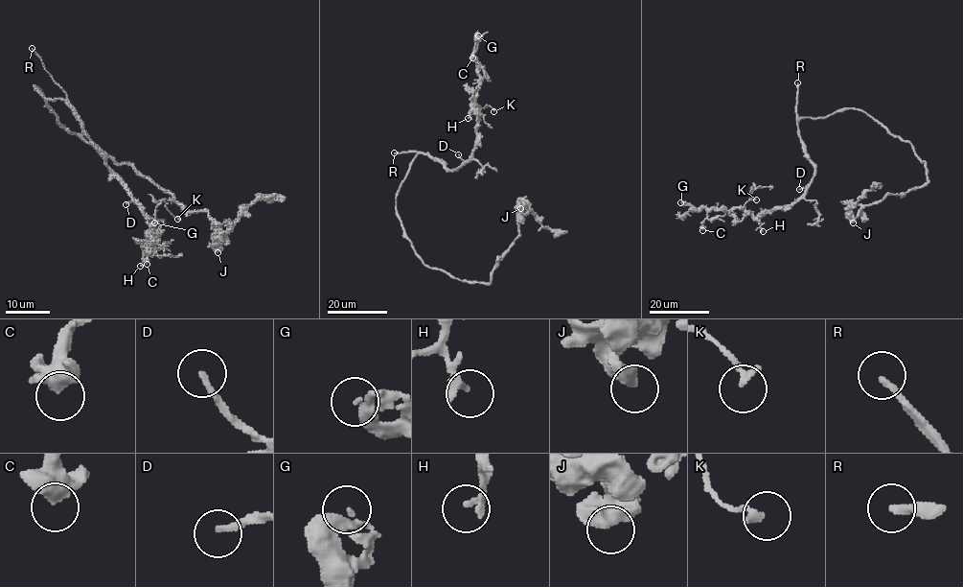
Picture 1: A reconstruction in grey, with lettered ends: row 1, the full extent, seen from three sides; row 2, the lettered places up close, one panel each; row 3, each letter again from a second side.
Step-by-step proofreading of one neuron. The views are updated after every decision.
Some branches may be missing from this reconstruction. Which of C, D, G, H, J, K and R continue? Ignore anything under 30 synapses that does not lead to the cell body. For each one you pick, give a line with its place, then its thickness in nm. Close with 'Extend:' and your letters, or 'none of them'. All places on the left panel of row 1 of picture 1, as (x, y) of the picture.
D: (126, 204) | 150 nm
G: (154, 223) | 320 nm
R: (32, 48) | 220 nm
Extend: D, G, R

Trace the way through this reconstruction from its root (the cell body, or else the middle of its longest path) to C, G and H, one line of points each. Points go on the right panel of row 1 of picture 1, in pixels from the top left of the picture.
C: (854, 109), (799, 121), (802, 148), (813, 168), (799, 198), (756, 217), (737, 207), (711, 210), (702, 230)
G: (854, 109), (799, 121), (800, 143), (813, 176), (790, 204), (754, 217), (737, 207), (694, 209), (680, 202)
H: (854, 109), (799, 121), (800, 143), (813, 176), (790, 204), (754, 217), (763, 231)

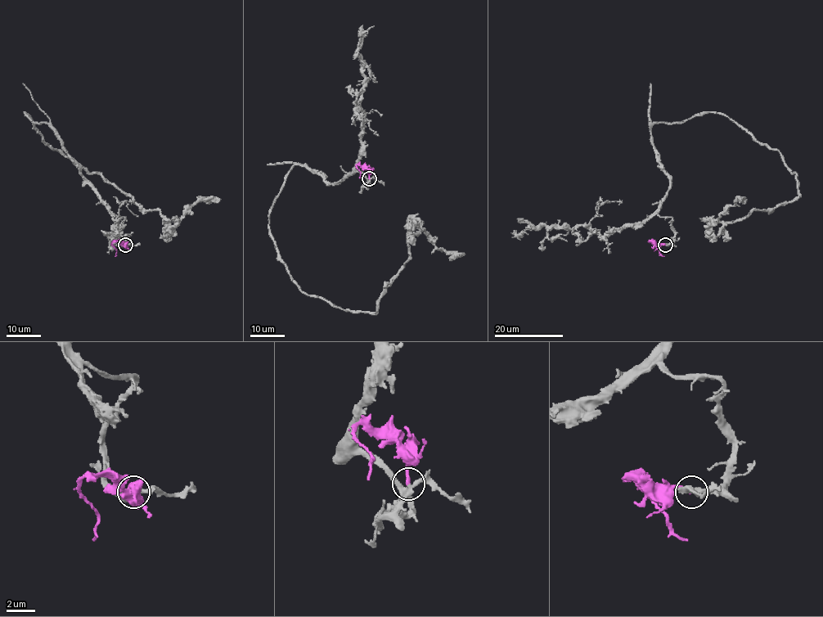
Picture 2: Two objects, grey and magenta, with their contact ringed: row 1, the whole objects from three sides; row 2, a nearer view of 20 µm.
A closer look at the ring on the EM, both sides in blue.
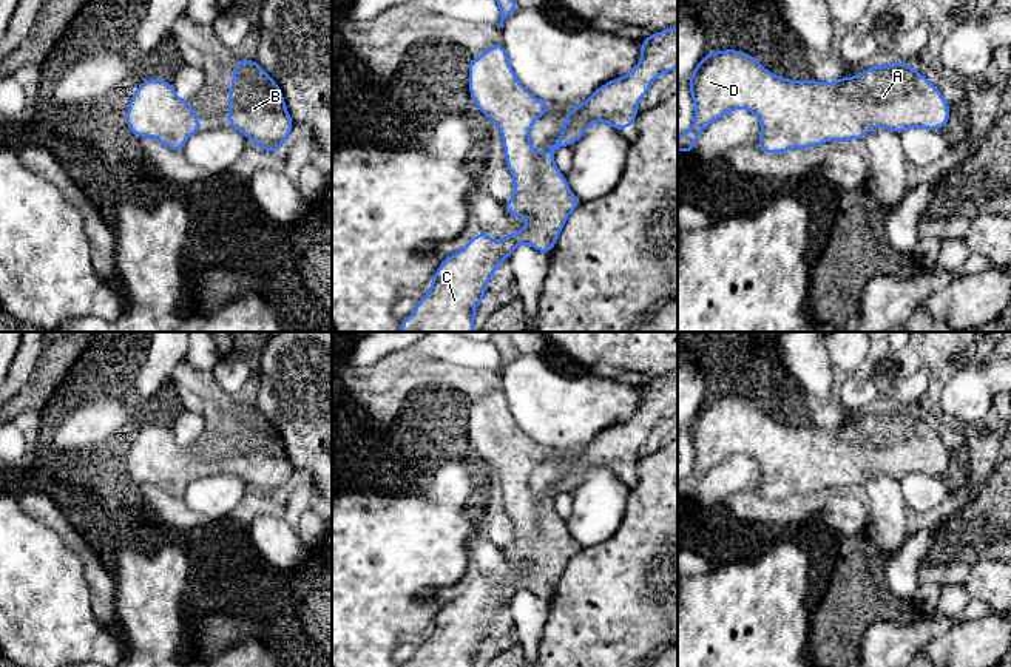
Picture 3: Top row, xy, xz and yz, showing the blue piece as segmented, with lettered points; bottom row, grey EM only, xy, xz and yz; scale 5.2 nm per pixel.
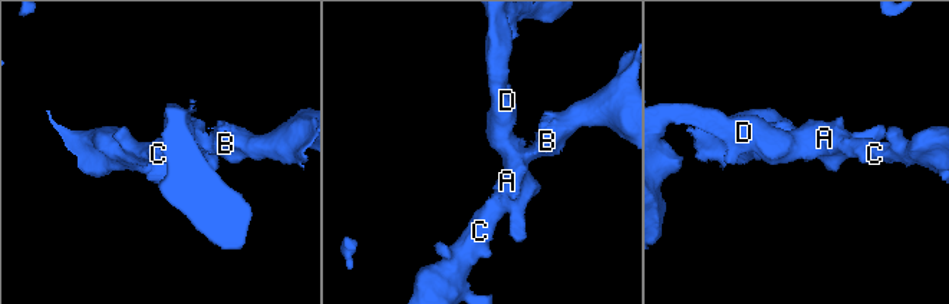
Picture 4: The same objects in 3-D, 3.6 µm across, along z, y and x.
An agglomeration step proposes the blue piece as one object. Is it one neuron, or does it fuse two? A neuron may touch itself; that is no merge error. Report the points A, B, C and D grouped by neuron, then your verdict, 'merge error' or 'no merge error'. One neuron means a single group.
A B C D; no merge error

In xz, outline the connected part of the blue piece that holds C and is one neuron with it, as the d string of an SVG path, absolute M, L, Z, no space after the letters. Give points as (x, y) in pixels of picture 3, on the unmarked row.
M678 371L641 386L641 408L627 422L616 423L600 431L583 449L568 455L562 480L546 499L537 499L529 486L533 469L553 457L553 451L536 445L517 425L511 414L505 389L491 391L468 411L469 440L474 451L489 463L503 483L506 513L514 525L514 542L502 550L503 557L512 562L528 562L528 570L512 579L502 581L497 593L494 584L478 577L460 598L448 601L437 613L429 638L417 647L414 658L403 667L475 667L474 658L483 648L488 628L505 604L509 604L519 590L526 590L542 599L551 599L556 587L573 556L582 548L566 530L566 522L559 517L554 499L560 493L574 491L594 468L607 468L616 477L625 477L637 465L637 451L648 438L654 425L678 415Z

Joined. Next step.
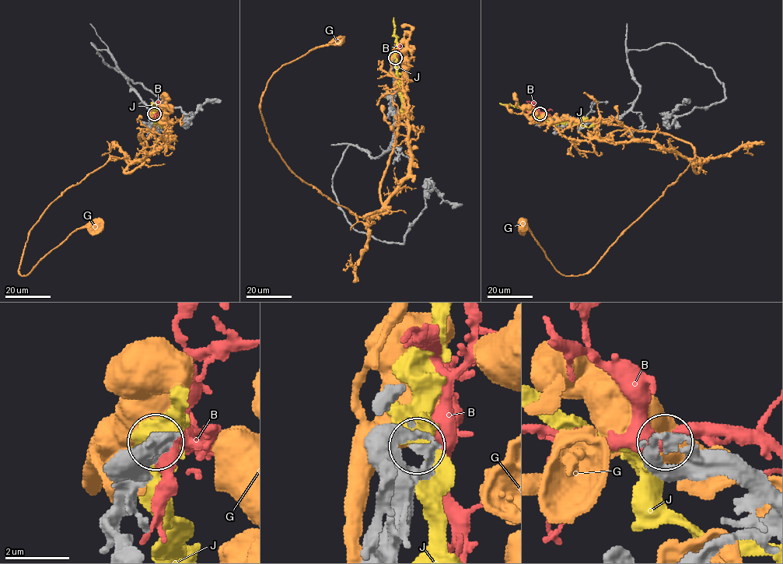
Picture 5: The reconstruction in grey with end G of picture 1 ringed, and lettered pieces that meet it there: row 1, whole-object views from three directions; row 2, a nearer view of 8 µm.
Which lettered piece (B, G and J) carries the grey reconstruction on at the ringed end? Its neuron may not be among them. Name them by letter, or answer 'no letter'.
no letter

